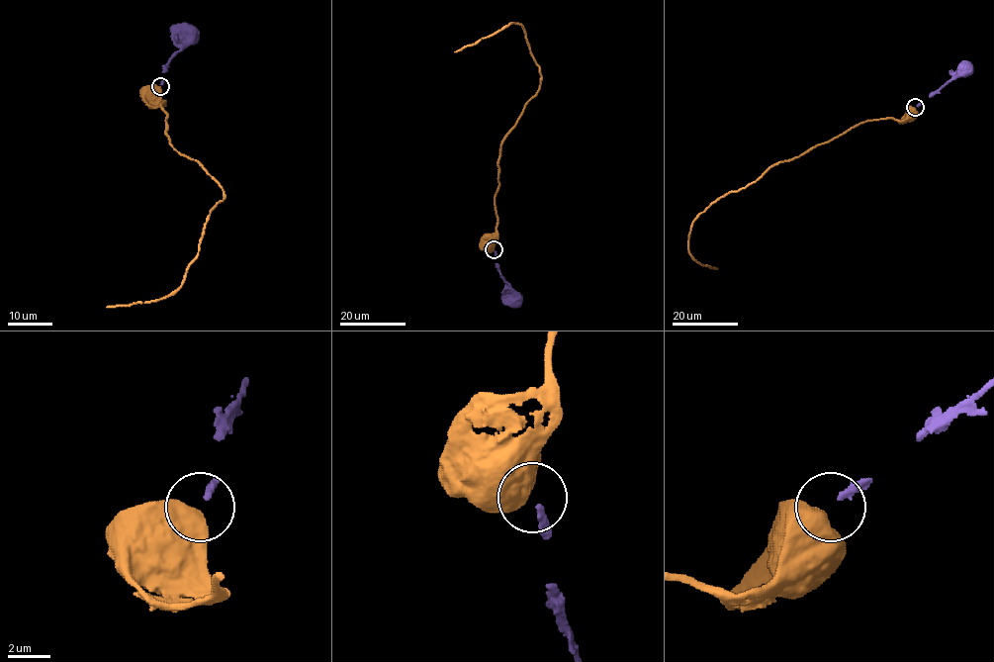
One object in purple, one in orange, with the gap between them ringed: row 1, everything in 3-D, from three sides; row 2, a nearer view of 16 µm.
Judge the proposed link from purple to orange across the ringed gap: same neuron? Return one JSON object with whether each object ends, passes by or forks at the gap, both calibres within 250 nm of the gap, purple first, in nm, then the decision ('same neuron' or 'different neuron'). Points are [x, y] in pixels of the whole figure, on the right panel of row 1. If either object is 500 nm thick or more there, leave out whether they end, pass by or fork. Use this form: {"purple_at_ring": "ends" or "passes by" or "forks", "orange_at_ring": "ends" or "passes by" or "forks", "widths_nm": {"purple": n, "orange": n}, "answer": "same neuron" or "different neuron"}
{"widths_nm": {"purple": 280, "orange": 850}, "answer": "different neuron"}

